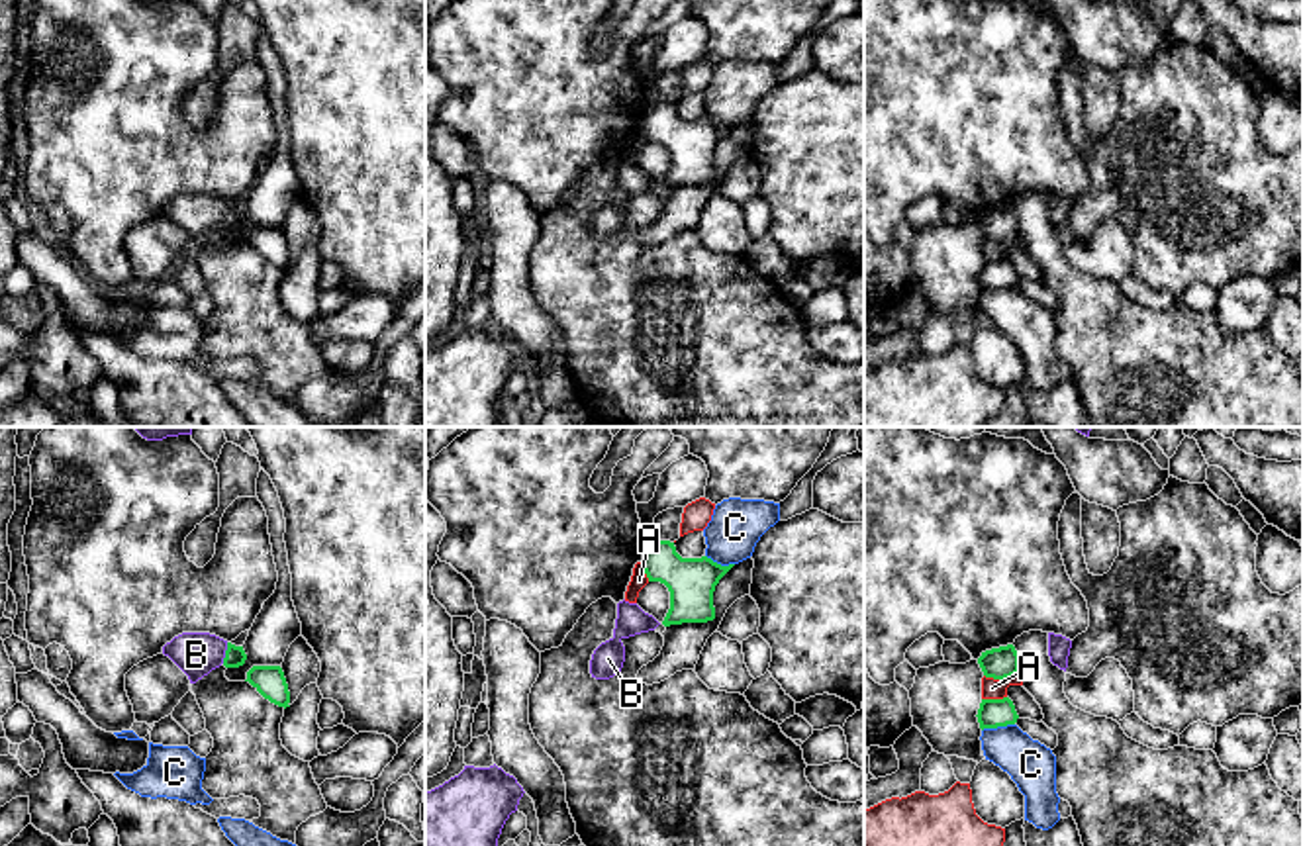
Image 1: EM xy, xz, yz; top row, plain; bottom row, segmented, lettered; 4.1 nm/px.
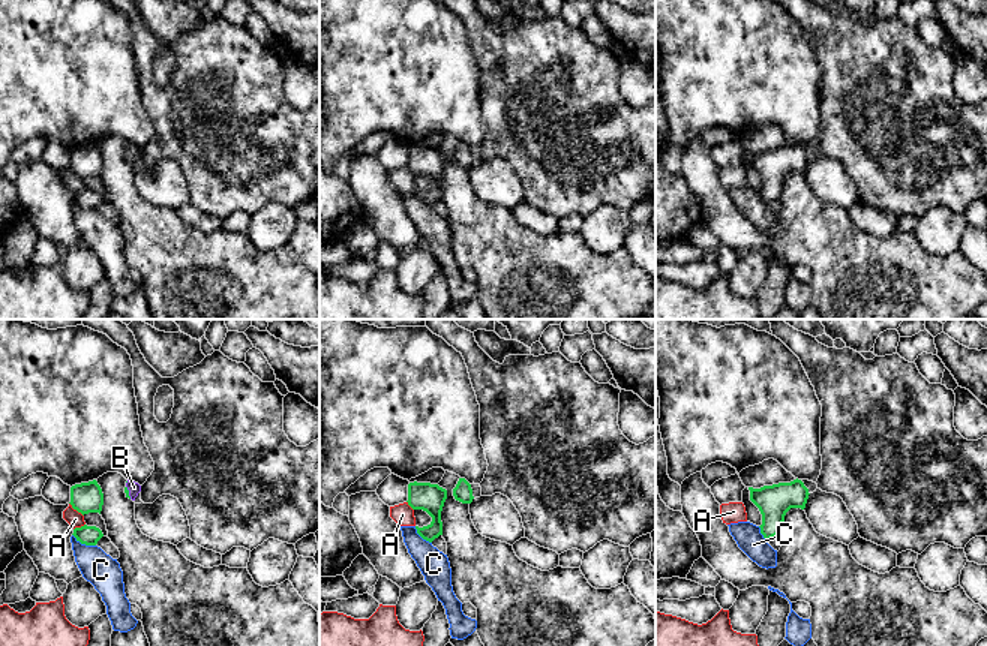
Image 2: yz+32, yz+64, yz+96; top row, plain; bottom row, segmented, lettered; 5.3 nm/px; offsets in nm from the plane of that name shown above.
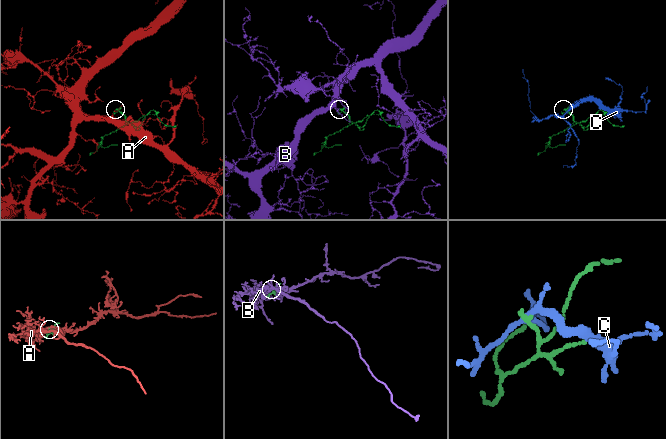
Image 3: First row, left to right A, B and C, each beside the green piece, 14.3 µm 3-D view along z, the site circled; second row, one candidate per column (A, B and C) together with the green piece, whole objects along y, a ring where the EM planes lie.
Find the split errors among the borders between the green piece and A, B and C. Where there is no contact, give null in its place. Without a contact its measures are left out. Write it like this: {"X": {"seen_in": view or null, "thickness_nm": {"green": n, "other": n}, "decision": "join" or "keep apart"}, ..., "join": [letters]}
{"A": {"seen_in": "yz", "thickness_nm": {"green": 130, "other": 80}, "decision": "keep apart"}, "B": {"seen_in": "xy", "thickness_nm": {"green": 90, "other": 180}, "decision": "join"}, "C": {"seen_in": "yz", "thickness_nm": {"green": 120, "other": 190}, "decision": "keep apart"}, "join": ["B"]}

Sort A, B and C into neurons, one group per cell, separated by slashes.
A / B / C

